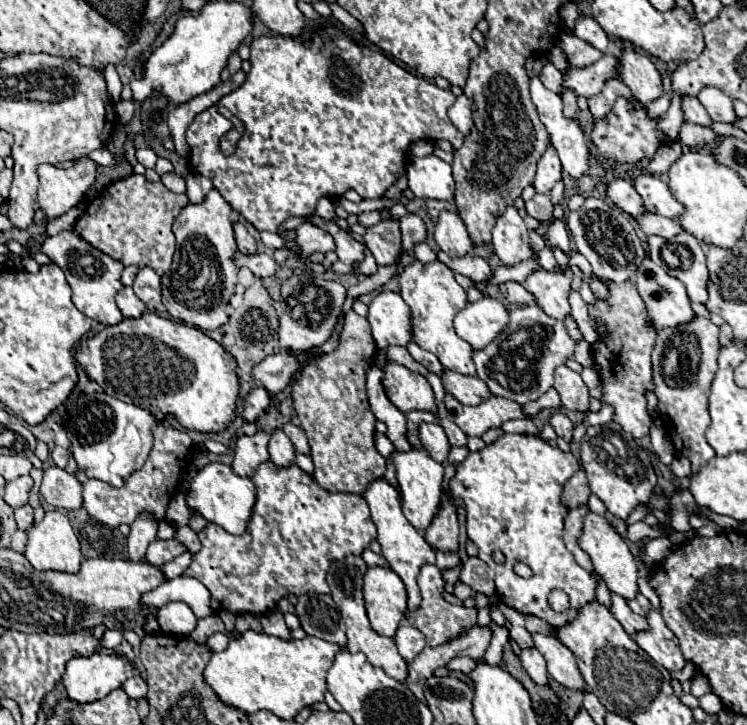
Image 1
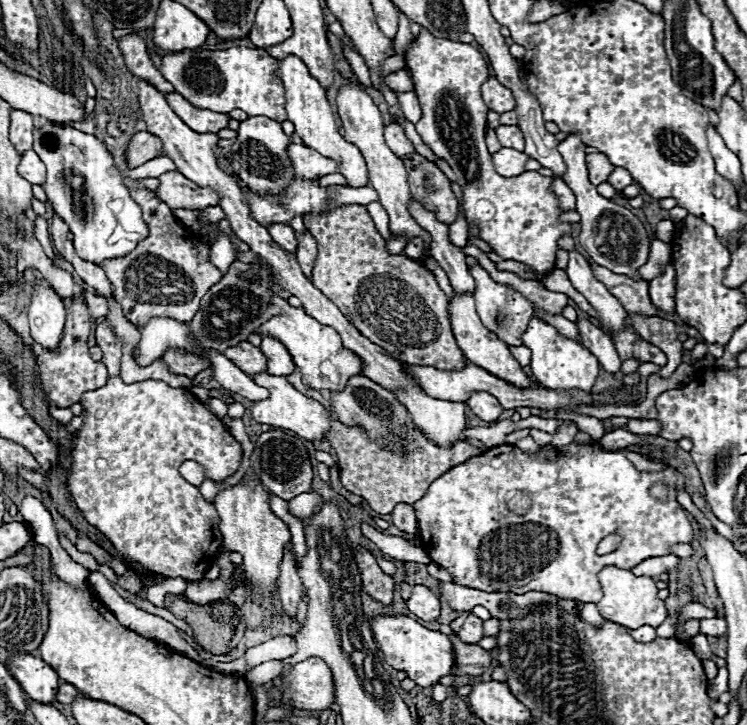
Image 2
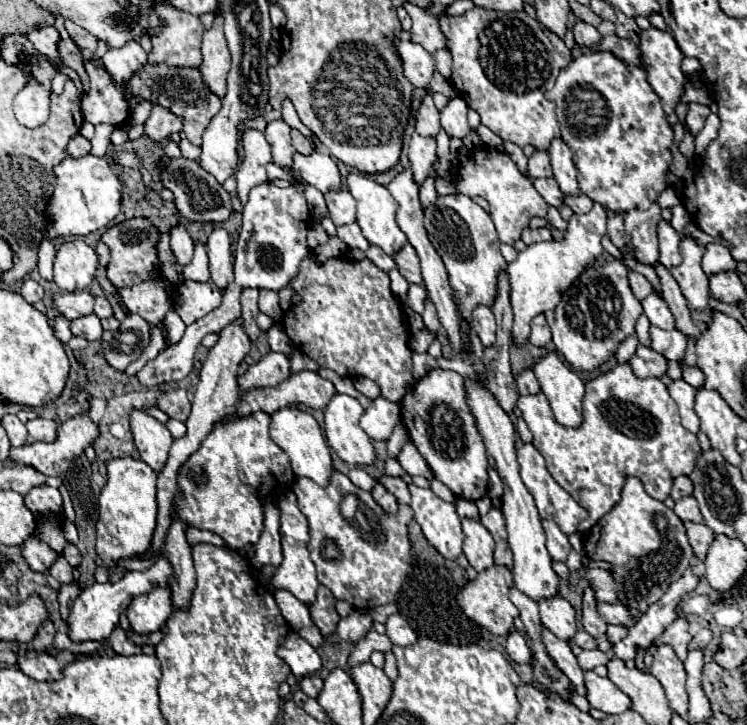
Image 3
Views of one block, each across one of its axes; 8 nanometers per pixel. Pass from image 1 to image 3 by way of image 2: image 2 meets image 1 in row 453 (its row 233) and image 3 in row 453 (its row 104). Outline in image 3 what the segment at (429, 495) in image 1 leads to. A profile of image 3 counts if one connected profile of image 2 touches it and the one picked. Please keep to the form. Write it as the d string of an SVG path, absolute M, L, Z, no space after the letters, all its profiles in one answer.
M346 394L334 395L324 410L324 432L334 452L354 466L374 464L376 454L370 436L359 426L364 412L355 398Z

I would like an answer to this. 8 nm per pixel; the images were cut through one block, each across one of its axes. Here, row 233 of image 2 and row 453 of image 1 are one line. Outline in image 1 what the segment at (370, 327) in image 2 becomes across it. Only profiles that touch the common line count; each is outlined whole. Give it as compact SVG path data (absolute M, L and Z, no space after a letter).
M350 310L344 314L338 348L308 360L300 378L292 384L294 410L310 442L314 480L328 492L364 494L366 486L386 472L386 458L374 446L376 416L368 406L364 388L364 372L374 362L374 352L376 344L368 320Z

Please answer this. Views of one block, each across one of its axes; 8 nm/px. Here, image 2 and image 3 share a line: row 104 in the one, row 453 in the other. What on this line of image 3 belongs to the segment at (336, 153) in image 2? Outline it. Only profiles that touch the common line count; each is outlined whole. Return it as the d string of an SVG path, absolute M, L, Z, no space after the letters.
M280 408L278 412L272 414L270 436L288 454L290 466L296 476L306 476L320 486L326 486L330 482L330 474L334 470L332 458L330 458L330 448L326 444L320 424L314 420L314 416L310 412L300 410L300 408Z

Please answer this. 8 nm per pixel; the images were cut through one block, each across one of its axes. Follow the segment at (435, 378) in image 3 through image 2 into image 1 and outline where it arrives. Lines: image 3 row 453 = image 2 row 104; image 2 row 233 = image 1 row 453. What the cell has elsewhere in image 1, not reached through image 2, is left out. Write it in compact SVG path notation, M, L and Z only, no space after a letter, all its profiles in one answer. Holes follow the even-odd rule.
M502 434L496 442L488 444L480 452L470 452L464 462L456 466L456 474L450 478L450 492L456 498L462 498L466 504L466 530L468 538L478 546L478 558L484 560L492 570L494 570L494 584L496 584L496 594L500 602L506 606L516 608L522 614L532 614L542 620L546 620L550 626L560 628L568 624L570 620L576 618L578 610L594 600L594 590L596 590L596 576L586 572L582 566L574 562L574 556L568 552L562 540L562 528L564 528L564 518L568 510L560 502L562 488L566 480L578 470L578 460L570 452L562 452L560 448L550 446L546 440L540 436L528 436L528 434ZM502 550L506 556L504 564L496 564L492 560L492 552ZM516 562L524 562L526 566L532 568L532 578L522 580L520 576L514 574L512 566ZM552 590L564 590L570 598L570 608L568 612L554 612L548 604L548 596Z

